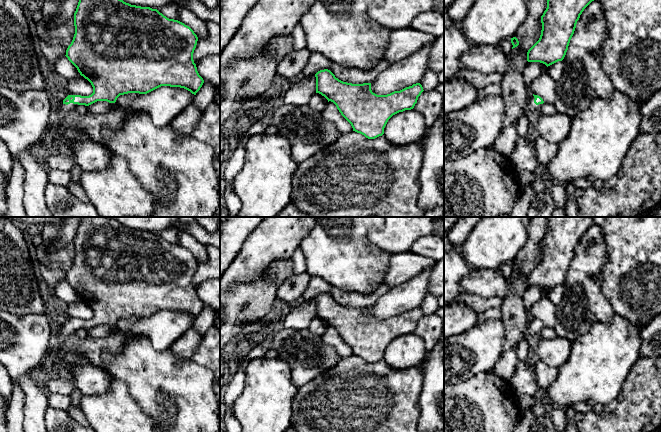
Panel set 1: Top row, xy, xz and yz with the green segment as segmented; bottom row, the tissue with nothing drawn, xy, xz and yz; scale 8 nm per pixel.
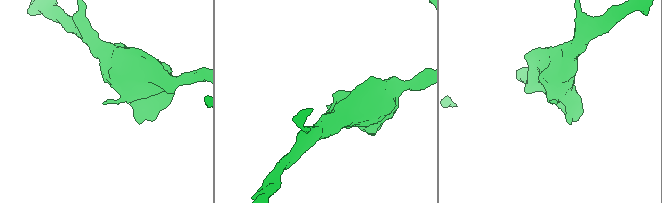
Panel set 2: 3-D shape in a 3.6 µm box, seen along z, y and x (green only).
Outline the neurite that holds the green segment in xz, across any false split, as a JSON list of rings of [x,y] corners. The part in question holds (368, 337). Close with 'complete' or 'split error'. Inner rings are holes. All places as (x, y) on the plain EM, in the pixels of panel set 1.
[[[328,293],[318,295],[315,301],[316,317],[324,320],[328,326],[333,326],[341,339],[351,348],[353,355],[368,363],[382,360],[388,344],[399,336],[413,333],[418,321],[424,315],[422,309],[416,307],[400,315],[394,315],[387,319],[377,319],[372,316],[371,307],[352,308],[343,306]]]; complete

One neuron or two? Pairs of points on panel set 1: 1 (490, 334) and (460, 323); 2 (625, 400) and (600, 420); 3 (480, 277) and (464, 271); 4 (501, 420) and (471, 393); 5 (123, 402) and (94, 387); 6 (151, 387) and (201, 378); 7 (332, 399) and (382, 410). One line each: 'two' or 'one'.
1: two
2: one
3: two
4: one
5: two
6: one
7: one

